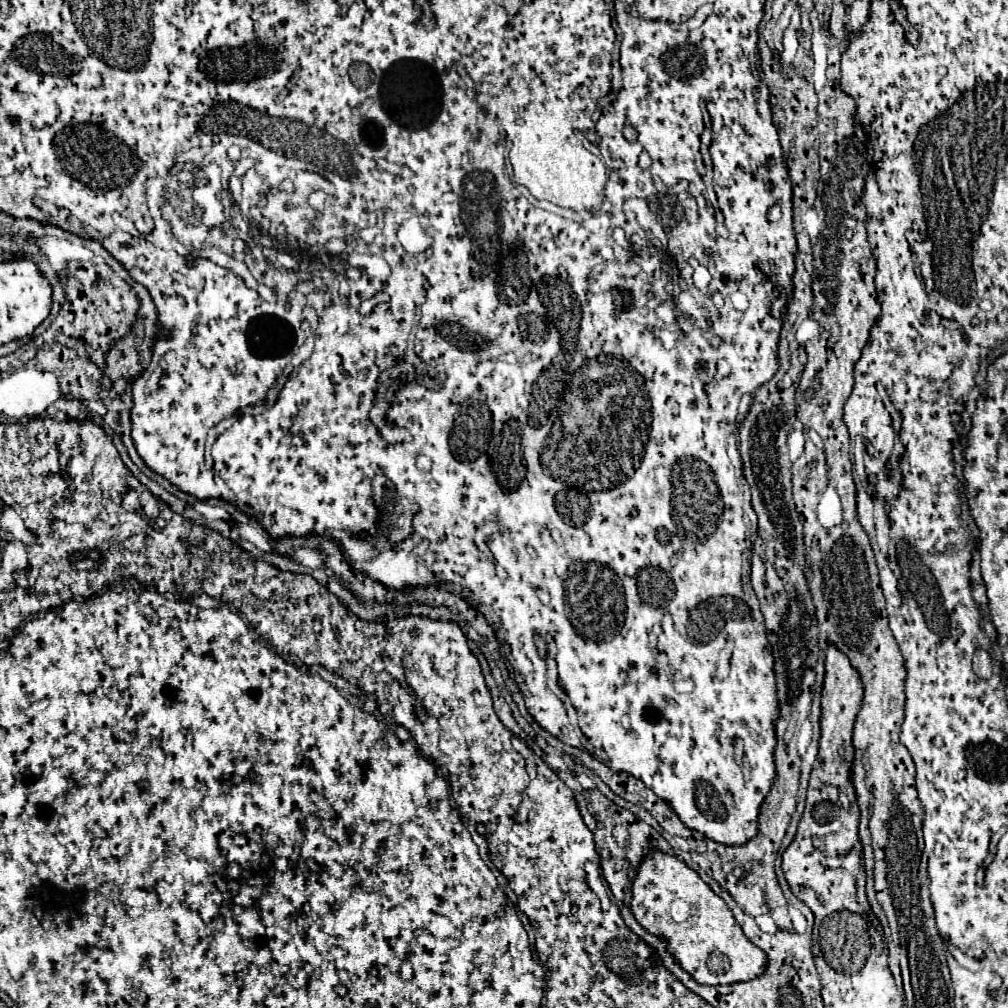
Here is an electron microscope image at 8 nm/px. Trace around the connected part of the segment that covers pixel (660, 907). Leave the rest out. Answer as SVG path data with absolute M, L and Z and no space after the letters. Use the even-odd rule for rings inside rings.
M651 849L637 865L631 913L651 935L665 941L671 957L701 985L727 985L755 979L765 969L765 953L737 925L725 901L679 857Z

